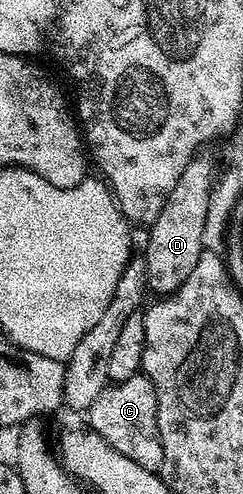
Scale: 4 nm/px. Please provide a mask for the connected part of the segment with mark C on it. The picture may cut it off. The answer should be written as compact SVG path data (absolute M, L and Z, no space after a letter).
M144 374L126 382L109 384L98 394L87 411L88 427L102 436L115 451L121 452L146 470L158 471L163 464L164 448L157 420L157 400L154 384Z

